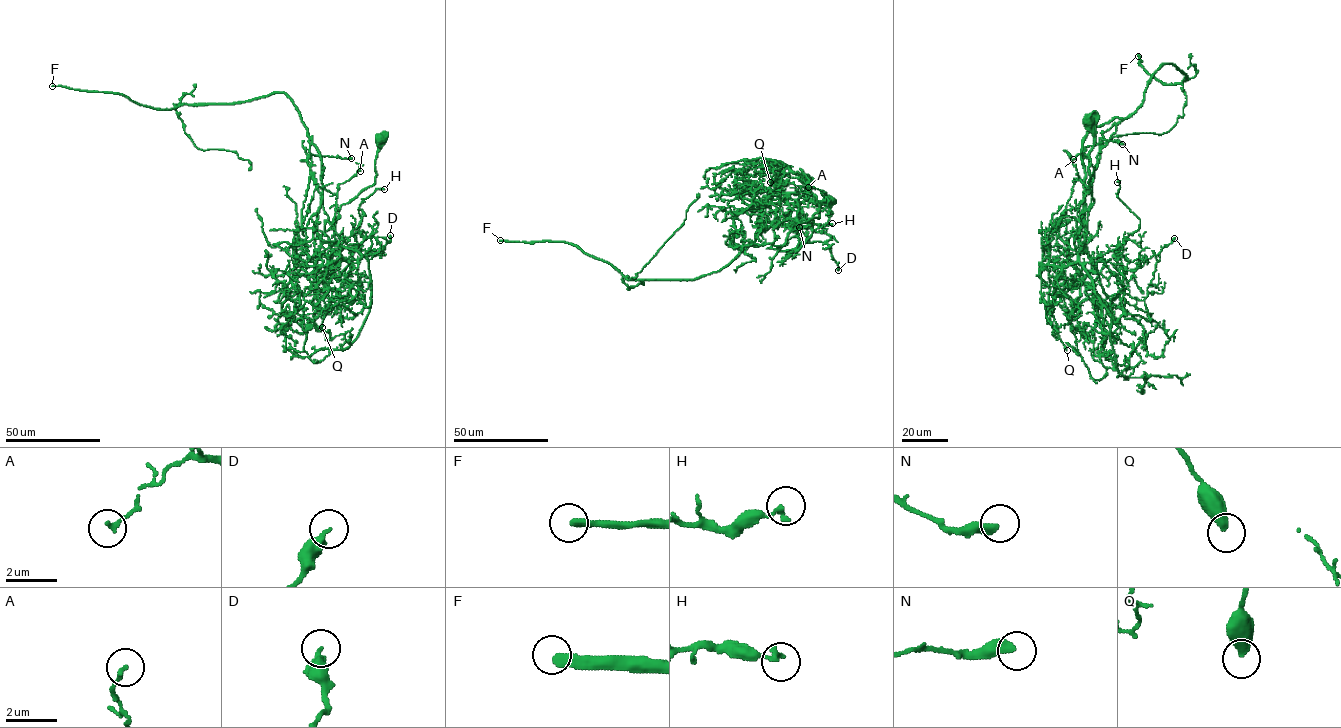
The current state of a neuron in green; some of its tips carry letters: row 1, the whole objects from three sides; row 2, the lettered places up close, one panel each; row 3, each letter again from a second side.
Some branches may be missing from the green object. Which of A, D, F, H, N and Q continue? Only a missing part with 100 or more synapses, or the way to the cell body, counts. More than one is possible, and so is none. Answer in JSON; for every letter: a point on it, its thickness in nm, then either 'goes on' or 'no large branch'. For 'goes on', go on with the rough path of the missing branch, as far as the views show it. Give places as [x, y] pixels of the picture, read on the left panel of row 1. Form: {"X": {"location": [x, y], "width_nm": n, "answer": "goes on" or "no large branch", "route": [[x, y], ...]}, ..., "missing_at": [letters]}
{"A": {"location": [360, 171], "width_nm": 170, "answer": "no large branch"}, "D": {"location": [390, 235], "width_nm": 400, "answer": "no large branch"}, "F": {"location": [52, 86], "width_nm": 320, "answer": "goes on"}, "H": {"location": [384, 189], "width_nm": 200, "answer": "no large branch"}, "N": {"location": [351, 158], "width_nm": 400, "answer": "no large branch"}, "Q": {"location": [322, 327], "width_nm": 440, "answer": "no large branch"}, "missing_at": ["F"]}

